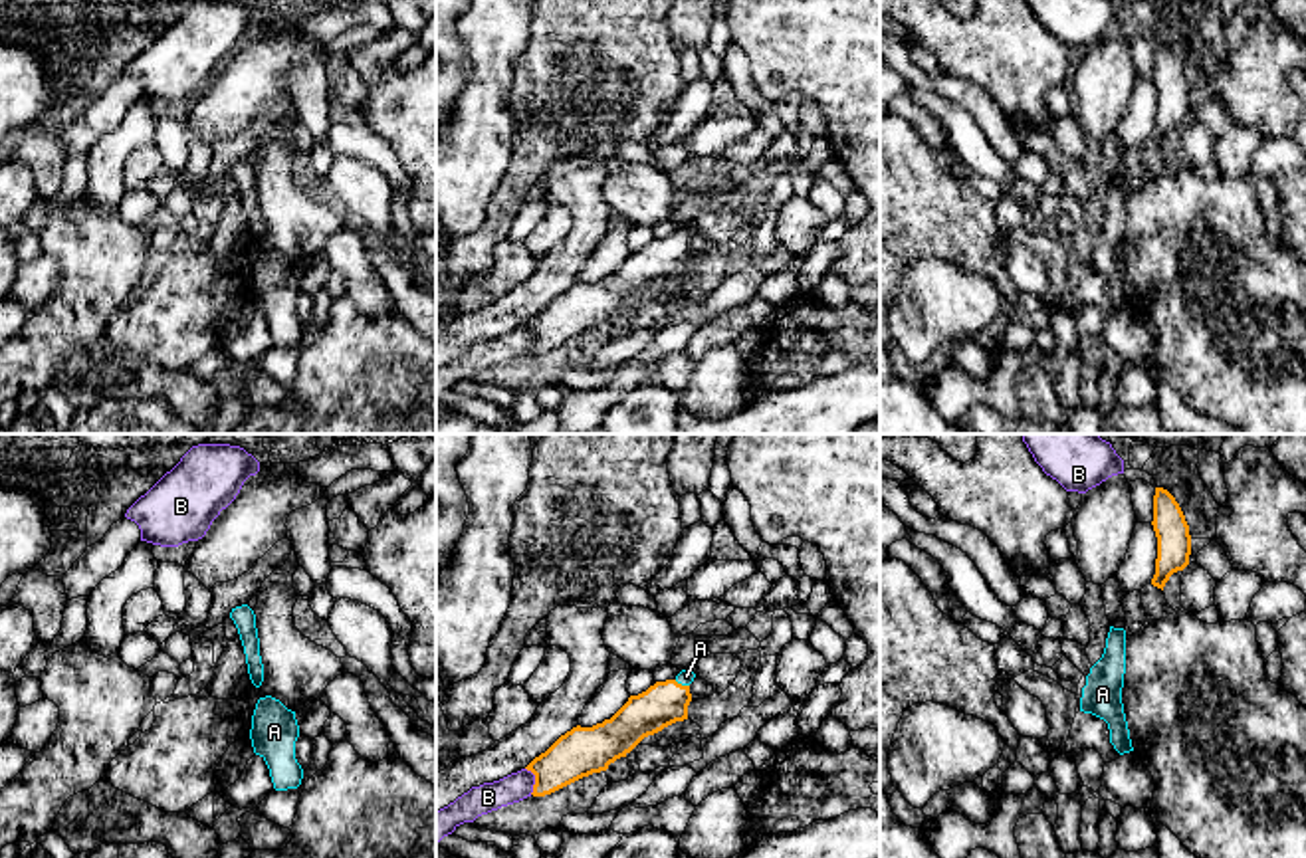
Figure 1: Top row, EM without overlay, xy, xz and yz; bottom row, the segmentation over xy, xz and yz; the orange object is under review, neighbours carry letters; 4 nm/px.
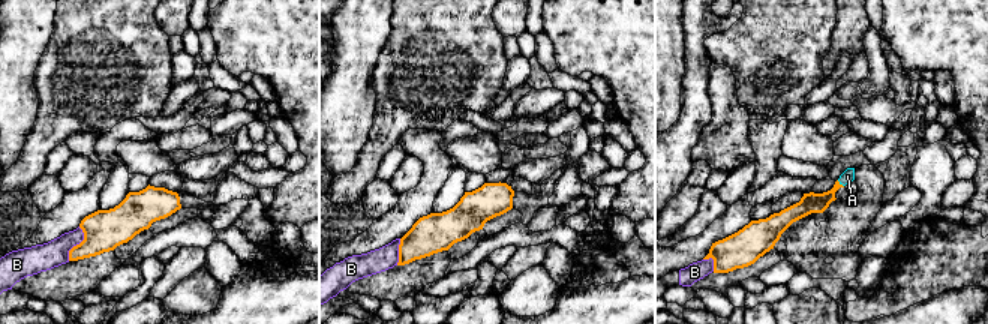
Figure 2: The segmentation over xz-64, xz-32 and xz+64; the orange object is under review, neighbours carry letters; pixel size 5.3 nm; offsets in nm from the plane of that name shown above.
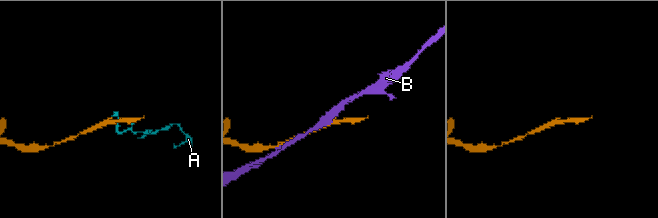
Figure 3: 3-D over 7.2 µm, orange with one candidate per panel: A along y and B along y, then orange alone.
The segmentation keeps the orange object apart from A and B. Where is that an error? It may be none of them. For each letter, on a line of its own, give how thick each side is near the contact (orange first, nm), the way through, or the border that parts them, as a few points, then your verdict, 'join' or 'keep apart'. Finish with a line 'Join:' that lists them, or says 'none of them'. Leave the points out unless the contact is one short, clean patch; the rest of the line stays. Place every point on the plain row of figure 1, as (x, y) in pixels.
A: 180 nm thick on the orange side, 60 nm on the other; runs through xz (662, 260), (680, 240), (686, 232); join
B: 200 nm thick on the orange side, 120 nm on the other; keep apart
Join: A

